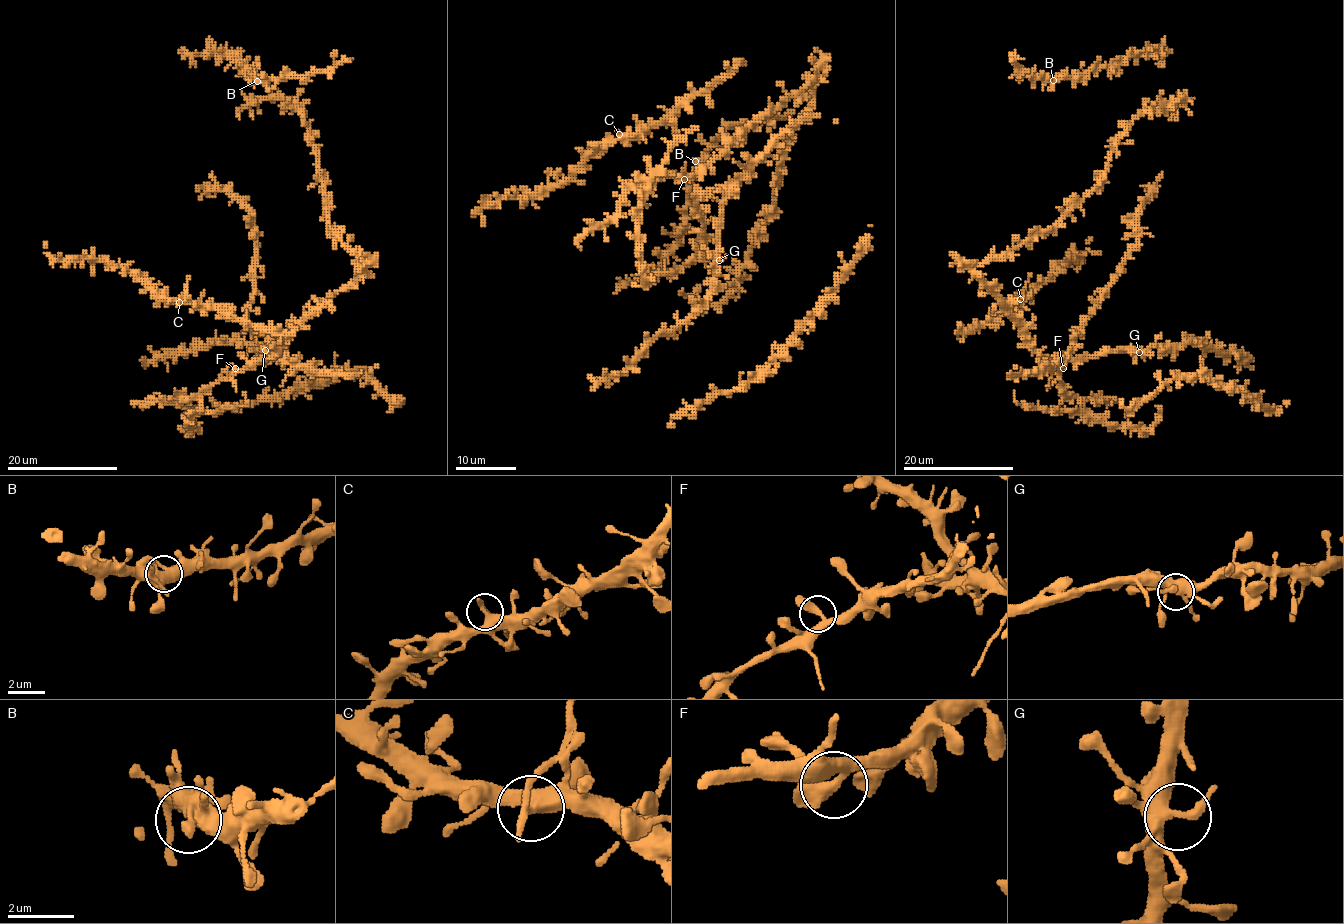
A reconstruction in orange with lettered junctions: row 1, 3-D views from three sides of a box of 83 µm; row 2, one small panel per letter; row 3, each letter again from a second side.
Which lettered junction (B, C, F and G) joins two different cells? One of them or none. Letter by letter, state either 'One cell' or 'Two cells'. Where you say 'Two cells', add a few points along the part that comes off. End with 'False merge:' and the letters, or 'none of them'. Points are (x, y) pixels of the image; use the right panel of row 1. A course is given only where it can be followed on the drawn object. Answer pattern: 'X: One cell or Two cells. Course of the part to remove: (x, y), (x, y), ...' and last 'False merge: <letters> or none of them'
B: One cell
C: Two cells. Course of the part to remove: (1020, 299), (1018, 296), (1025, 289), (1031, 274)
F: One cell
G: One cell
False merge: C

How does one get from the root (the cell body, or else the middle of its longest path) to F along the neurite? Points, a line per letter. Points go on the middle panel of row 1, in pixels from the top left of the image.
F: (775, 110), (761, 113), (719, 155), (684, 179)

